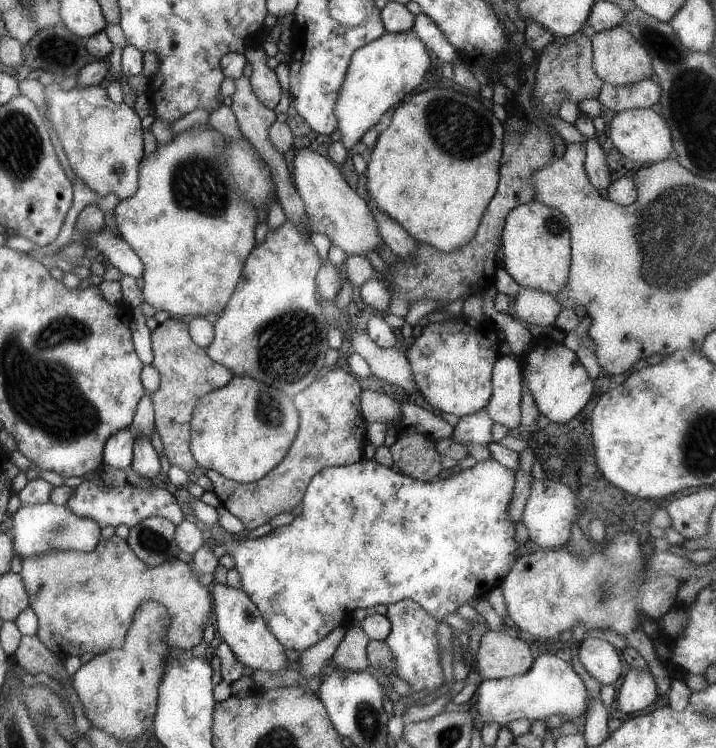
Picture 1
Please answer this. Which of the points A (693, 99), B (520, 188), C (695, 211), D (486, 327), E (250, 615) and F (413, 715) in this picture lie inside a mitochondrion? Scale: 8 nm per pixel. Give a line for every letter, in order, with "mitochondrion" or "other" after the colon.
A: mitochondrion
B: other
C: mitochondrion
D: other
E: other
F: other

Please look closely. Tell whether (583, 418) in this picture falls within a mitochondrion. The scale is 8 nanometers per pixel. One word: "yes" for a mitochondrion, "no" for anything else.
no

